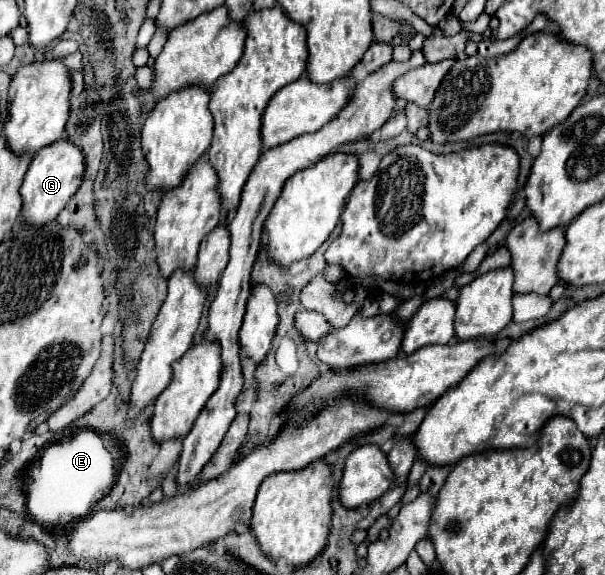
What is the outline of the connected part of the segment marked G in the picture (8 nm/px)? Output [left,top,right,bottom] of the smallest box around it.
[21,140,85,226]

